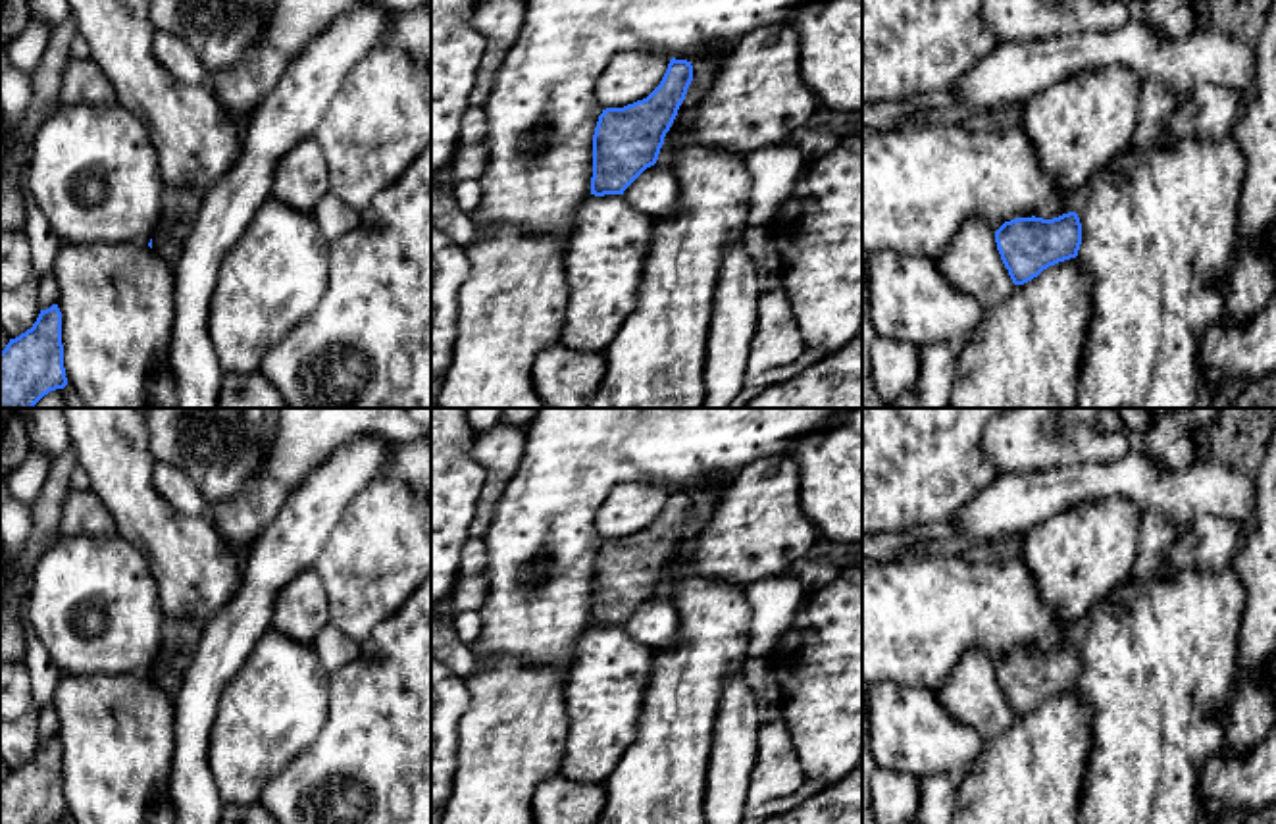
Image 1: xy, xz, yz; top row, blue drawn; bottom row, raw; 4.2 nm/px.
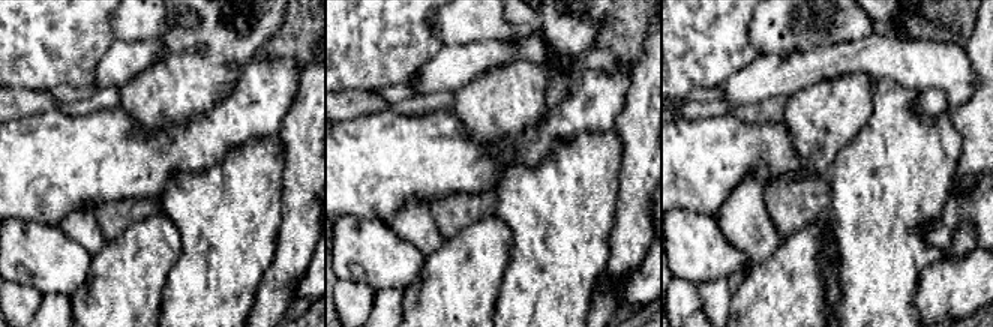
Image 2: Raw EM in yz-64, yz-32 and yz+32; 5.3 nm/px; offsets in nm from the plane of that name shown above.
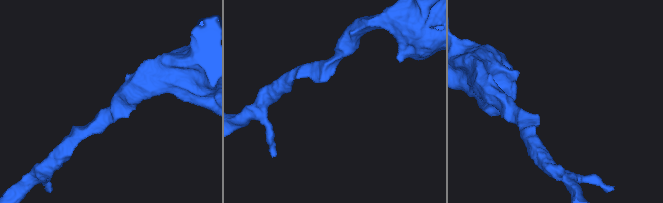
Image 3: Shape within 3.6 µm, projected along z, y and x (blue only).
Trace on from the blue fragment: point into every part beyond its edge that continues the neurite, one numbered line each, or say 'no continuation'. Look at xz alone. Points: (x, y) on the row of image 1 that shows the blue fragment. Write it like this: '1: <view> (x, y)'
no continuation

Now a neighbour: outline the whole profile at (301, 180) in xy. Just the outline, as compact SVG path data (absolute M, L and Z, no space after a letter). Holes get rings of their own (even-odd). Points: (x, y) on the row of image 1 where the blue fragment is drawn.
M316 137L291 148L277 164L271 196L310 214L329 193L329 167Z

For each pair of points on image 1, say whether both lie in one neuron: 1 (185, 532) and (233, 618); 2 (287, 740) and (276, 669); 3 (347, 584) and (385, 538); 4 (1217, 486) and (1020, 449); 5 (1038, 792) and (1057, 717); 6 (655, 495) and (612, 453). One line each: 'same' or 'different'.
1: different
2: same
3: same
4: different
5: same
6: different

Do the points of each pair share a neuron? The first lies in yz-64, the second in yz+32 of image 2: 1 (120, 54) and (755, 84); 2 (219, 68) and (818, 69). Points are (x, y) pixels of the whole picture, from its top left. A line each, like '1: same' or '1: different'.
1: same
2: different

